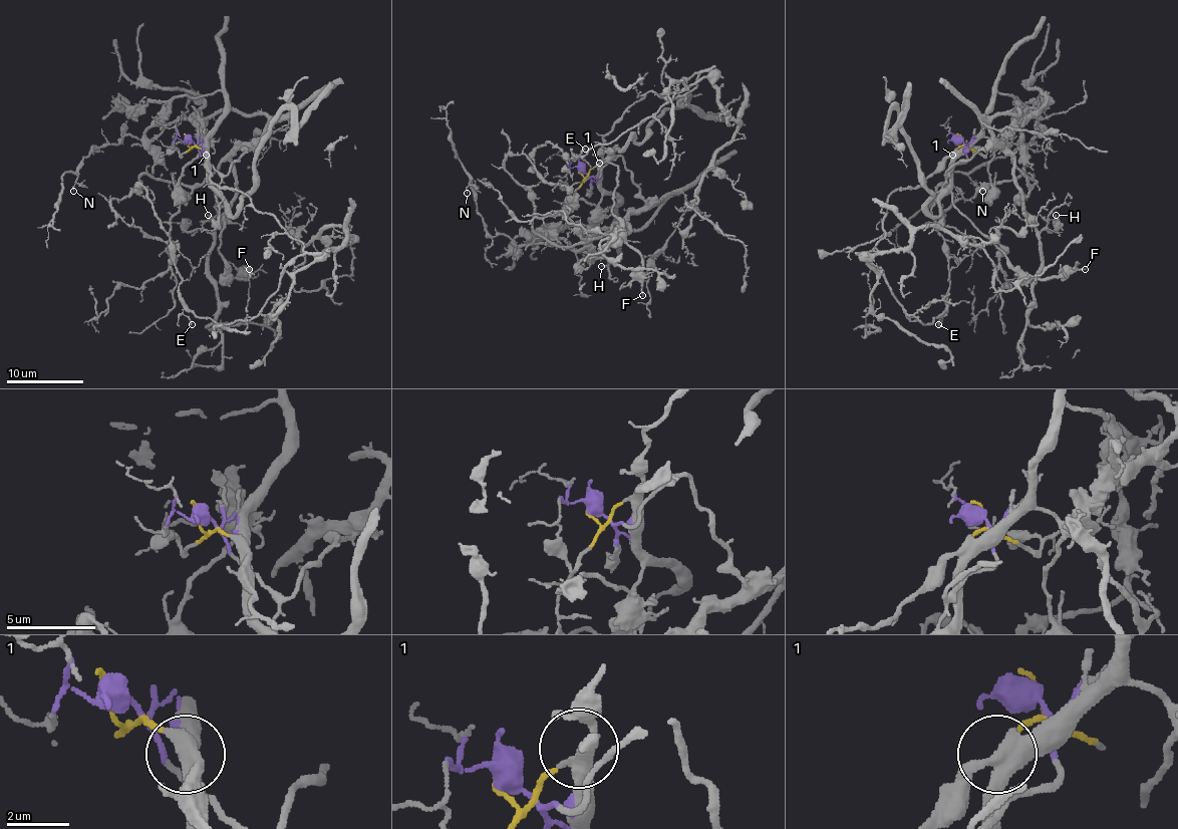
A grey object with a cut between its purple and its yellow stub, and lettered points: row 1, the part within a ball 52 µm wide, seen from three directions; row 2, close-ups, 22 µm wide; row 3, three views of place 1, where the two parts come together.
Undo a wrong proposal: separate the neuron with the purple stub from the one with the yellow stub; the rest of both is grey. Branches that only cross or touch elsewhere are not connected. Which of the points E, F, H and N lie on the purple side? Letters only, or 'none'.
F, H, N

